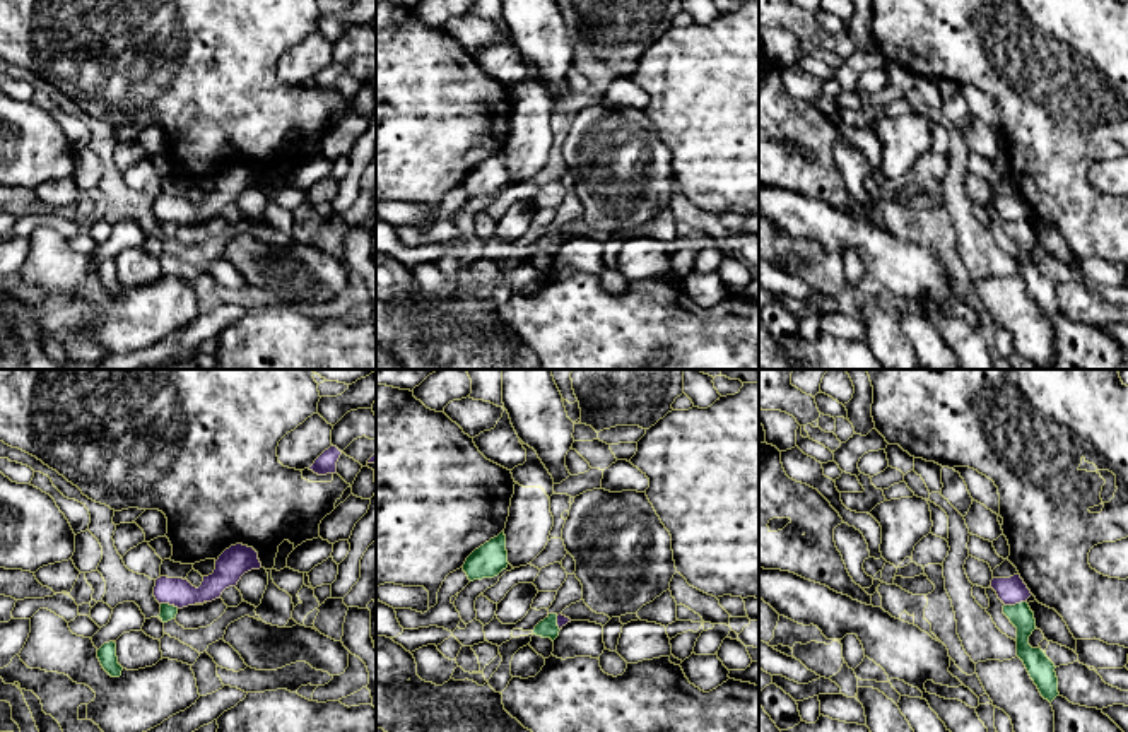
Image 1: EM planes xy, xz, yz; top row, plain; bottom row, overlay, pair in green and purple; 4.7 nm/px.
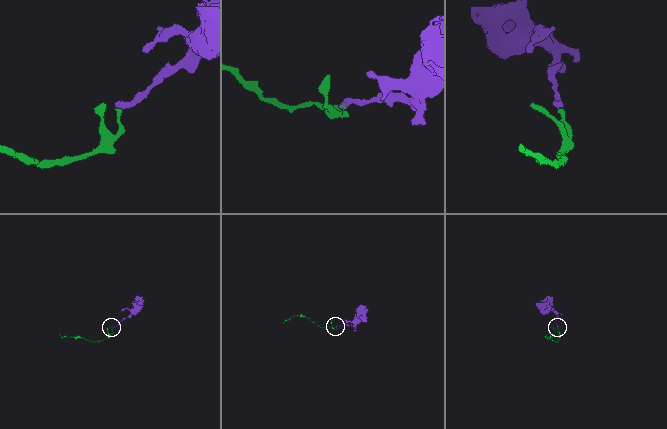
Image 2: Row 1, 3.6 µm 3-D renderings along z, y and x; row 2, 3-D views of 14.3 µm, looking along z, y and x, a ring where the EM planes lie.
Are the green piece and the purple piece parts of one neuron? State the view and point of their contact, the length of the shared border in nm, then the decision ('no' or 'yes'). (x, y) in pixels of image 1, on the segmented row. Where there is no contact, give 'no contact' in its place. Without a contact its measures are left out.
yz (1016, 604) | 110 nm | no

